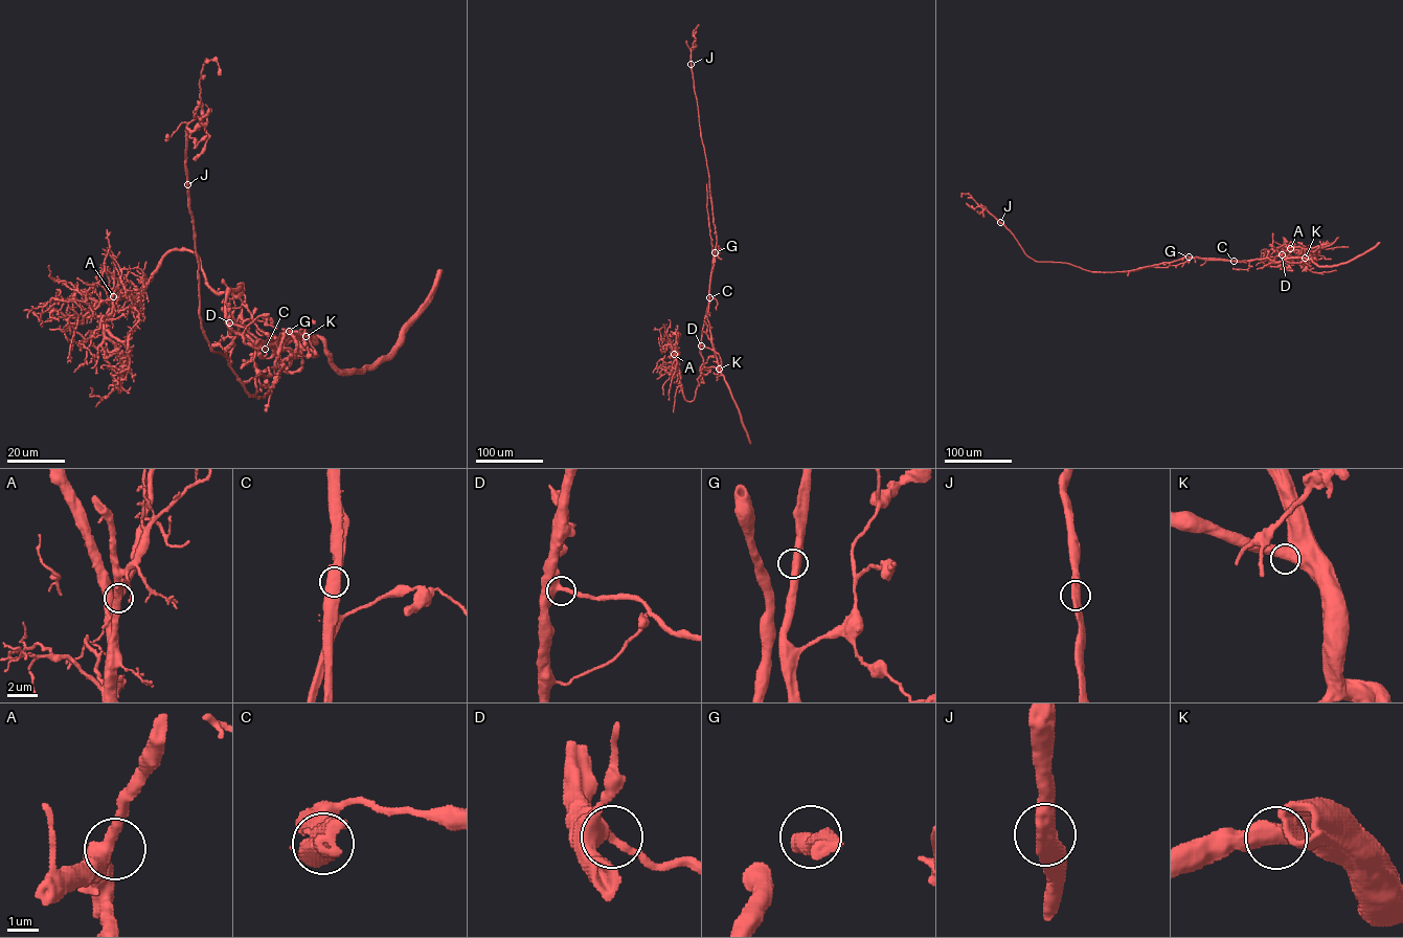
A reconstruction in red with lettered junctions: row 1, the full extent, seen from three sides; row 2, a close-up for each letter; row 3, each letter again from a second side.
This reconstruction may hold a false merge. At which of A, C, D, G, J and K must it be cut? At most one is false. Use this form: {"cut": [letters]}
{"cut": ["C"]}

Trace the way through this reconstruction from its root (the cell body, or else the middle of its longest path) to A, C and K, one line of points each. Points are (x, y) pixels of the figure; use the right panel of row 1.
A: (1189, 257), (1256, 260), (1281, 255), (1291, 247), (1322, 248), (1337, 238), (1317, 248), (1290, 248)
C: (1189, 257), (1234, 261)
K: (1189, 257), (1236, 261), (1268, 258), (1275, 262), (1305, 258)

